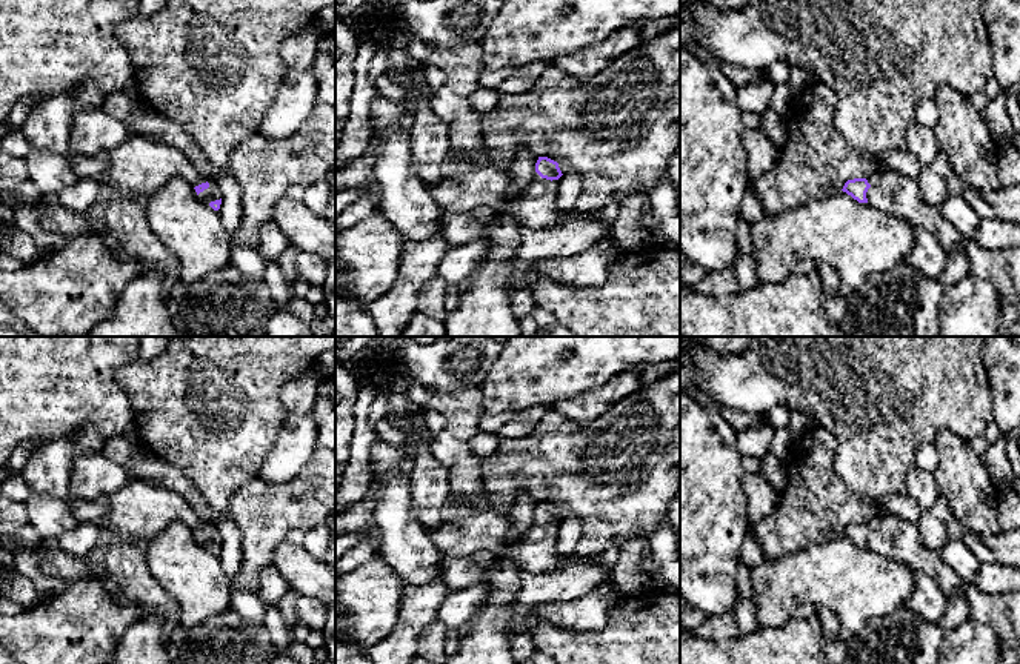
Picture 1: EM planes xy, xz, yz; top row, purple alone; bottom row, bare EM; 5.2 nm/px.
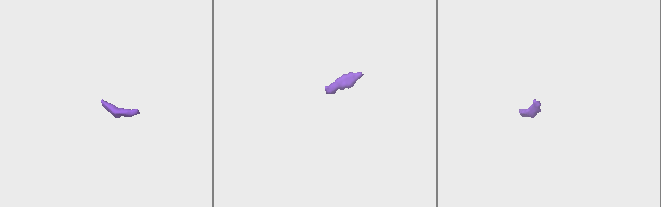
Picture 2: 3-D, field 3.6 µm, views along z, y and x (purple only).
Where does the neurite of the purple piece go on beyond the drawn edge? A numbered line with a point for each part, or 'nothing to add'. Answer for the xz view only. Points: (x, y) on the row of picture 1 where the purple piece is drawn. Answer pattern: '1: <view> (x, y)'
1: xz (480, 183)

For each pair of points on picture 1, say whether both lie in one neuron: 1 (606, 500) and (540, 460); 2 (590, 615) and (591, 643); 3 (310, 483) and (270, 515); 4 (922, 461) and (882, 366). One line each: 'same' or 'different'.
1: same
2: different
3: same
4: different

